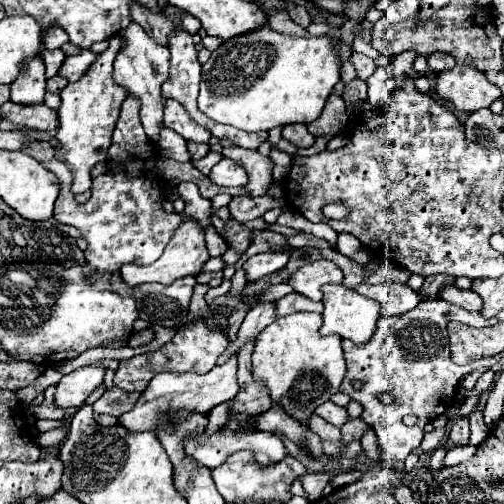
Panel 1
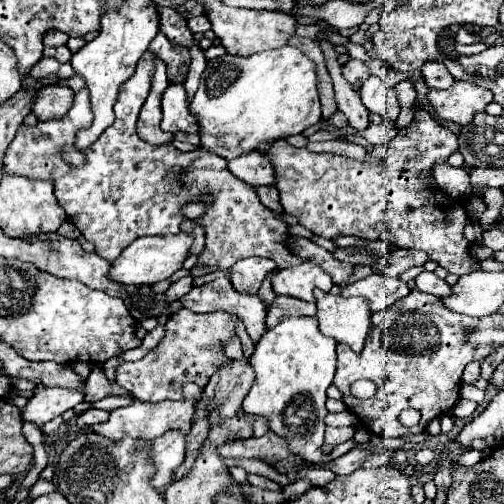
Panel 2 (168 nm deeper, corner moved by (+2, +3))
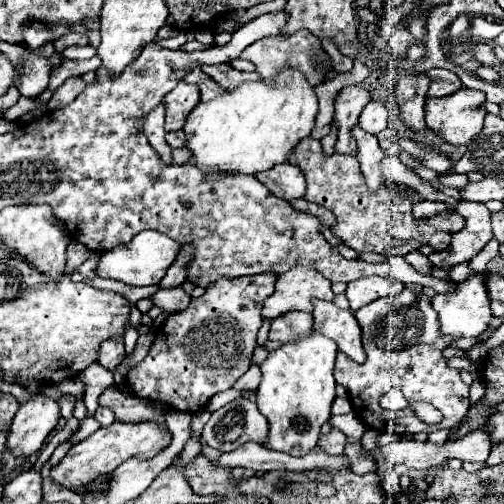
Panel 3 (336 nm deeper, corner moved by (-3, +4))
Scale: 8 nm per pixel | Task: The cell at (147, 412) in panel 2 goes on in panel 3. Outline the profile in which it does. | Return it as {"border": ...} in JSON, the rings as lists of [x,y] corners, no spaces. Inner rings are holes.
{"border":[[[115,421],[109,427],[97,429],[85,441],[73,445],[69,449],[69,453],[63,457],[63,461],[51,469],[51,477],[55,483],[59,483],[67,489],[79,489],[99,475],[113,473],[131,455],[137,455],[141,459],[155,457],[159,451],[163,451],[171,443],[171,439],[173,439],[173,433],[155,421],[141,421],[141,423],[119,423],[119,421]]]}

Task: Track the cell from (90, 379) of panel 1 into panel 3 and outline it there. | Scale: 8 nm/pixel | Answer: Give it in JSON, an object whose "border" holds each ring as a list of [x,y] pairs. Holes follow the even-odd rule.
{"border":[[[35,395],[31,401],[23,403],[13,417],[11,435],[7,437],[7,447],[15,451],[13,455],[33,455],[41,449],[47,435],[55,429],[61,417],[59,401],[47,395]]]}

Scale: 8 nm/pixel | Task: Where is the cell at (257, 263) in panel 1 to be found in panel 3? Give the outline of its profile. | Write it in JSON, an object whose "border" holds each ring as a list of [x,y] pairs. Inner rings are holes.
{"border":[[[245,275],[239,279],[217,279],[215,285],[211,285],[205,295],[191,301],[191,307],[185,311],[179,311],[175,315],[169,315],[169,319],[163,323],[161,331],[157,333],[157,339],[147,353],[147,357],[137,363],[133,369],[129,369],[127,383],[133,387],[131,391],[139,397],[147,397],[153,401],[161,401],[177,411],[197,413],[201,407],[209,403],[213,395],[219,391],[231,389],[235,381],[247,373],[251,365],[251,355],[257,345],[257,331],[261,327],[261,311],[265,299],[273,293],[277,275]]]}

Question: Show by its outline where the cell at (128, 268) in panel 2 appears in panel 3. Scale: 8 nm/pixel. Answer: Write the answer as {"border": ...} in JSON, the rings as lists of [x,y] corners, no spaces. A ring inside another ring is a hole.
{"border":[[[141,231],[131,239],[131,243],[125,243],[121,247],[115,247],[113,251],[103,253],[97,265],[97,275],[117,279],[127,285],[155,285],[163,279],[165,271],[171,267],[179,251],[181,245],[175,243],[175,239],[163,235],[161,231]]]}

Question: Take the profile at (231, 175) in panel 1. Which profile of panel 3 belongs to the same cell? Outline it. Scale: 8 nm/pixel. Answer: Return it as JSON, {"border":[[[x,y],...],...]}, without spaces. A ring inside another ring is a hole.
{"border":[[[279,163],[271,171],[261,171],[255,175],[275,197],[281,199],[299,199],[305,195],[305,177],[299,167],[291,163]]]}

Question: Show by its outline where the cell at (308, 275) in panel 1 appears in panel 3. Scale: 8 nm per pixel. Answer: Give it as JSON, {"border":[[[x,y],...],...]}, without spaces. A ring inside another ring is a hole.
{"border":[[[291,267],[277,277],[273,295],[263,305],[263,317],[275,319],[287,311],[313,311],[313,299],[333,299],[331,281],[309,267]]]}

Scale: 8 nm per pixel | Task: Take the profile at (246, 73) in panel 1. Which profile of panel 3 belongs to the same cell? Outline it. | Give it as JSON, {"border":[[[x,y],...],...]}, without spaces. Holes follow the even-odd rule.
{"border":[[[283,67],[273,83],[247,81],[211,101],[201,101],[187,117],[183,131],[193,161],[201,169],[255,175],[287,161],[297,141],[309,137],[317,111],[317,95],[305,75],[295,67]]]}

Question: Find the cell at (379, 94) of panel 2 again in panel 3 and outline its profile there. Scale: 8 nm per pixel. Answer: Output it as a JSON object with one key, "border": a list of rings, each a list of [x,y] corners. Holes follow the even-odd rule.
{"border":[[[371,101],[363,109],[363,113],[359,117],[359,125],[367,133],[373,133],[373,135],[377,135],[383,129],[387,129],[389,123],[391,123],[391,111],[389,111],[389,107],[387,107],[385,101]]]}

